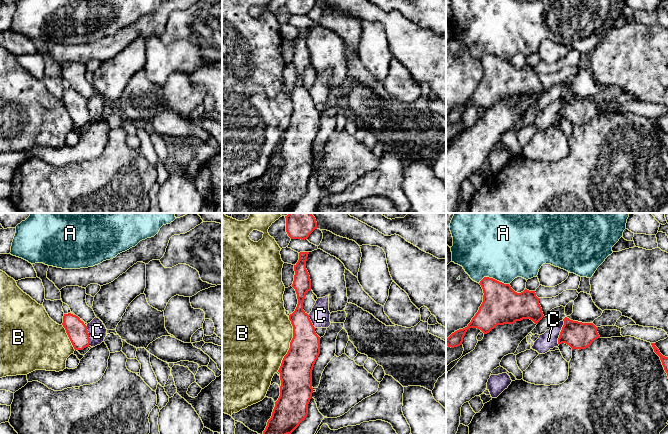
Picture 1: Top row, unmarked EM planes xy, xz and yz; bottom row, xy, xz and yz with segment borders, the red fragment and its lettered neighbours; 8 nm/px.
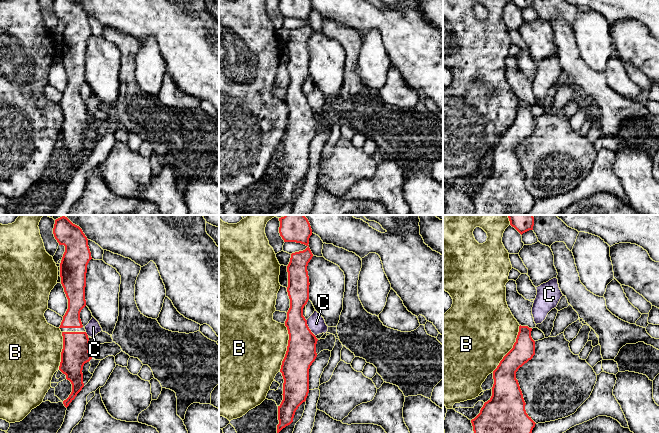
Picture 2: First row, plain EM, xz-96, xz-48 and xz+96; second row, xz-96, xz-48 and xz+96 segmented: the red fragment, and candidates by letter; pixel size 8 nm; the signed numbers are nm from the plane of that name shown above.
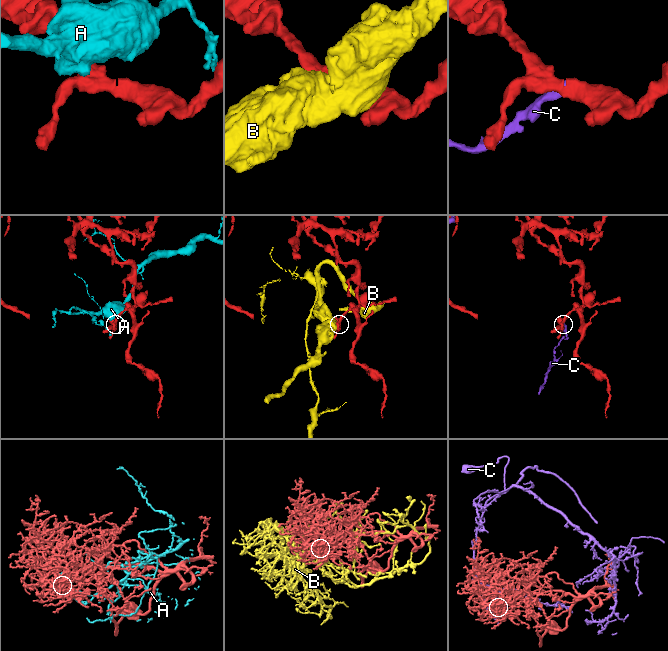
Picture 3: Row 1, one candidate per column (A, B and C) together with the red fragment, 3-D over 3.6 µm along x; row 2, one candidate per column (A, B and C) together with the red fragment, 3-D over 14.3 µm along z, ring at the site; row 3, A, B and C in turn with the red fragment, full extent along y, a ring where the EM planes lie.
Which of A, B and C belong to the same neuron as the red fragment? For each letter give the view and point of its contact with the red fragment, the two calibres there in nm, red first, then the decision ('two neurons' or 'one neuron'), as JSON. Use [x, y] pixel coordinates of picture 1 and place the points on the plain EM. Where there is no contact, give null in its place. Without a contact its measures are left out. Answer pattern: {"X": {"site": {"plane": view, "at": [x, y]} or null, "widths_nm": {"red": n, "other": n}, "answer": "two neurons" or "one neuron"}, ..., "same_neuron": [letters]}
{"A": {"site": {"plane": "yz", "at": [494, 55]}, "widths_nm": {"red": 300, "other": 460}, "answer": "two neurons"}, "B": {"site": {"plane": "xz", "at": [290, 120]}, "widths_nm": {"red": 260, "other": 480}, "answer": "two neurons"}, "C": {"site": {"plane": "yz", "at": [560, 108]}, "widths_nm": {"red": 220, "other": 140}, "answer": "two neurons"}, "same_neuron": []}

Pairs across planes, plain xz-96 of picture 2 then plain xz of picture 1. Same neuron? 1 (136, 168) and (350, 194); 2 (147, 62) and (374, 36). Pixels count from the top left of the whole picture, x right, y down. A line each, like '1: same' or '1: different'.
1: different
2: same

